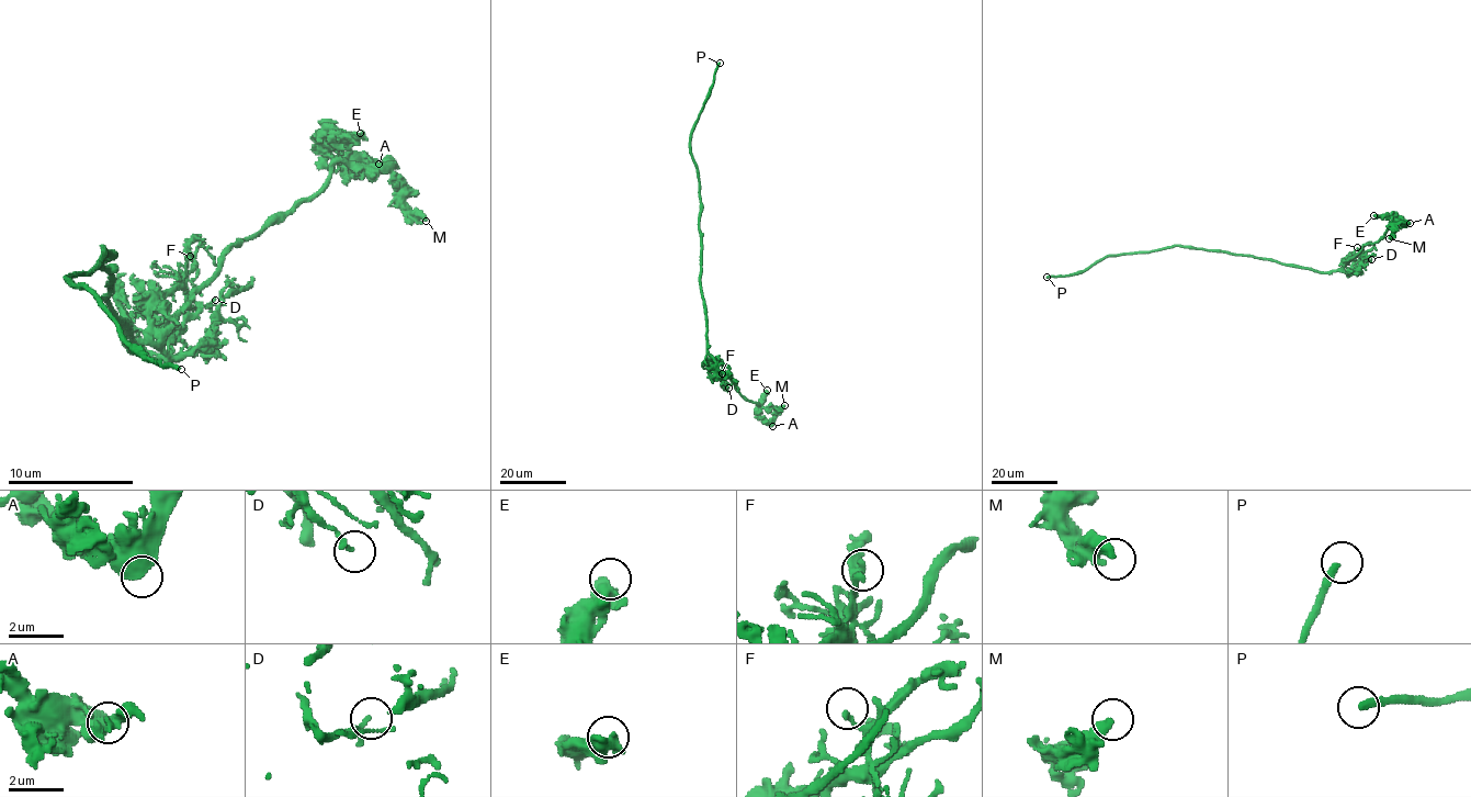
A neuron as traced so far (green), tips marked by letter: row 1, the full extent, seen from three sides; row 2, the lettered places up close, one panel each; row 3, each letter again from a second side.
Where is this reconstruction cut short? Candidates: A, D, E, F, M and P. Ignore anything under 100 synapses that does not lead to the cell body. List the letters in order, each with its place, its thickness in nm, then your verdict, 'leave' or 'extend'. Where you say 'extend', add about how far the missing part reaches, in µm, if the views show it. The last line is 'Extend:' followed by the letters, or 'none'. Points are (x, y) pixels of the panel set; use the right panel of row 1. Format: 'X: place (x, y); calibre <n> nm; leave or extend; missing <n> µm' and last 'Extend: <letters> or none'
A: place (1410, 223); calibre 700 nm; leave
D: place (1371, 259); calibre 170 nm; leave
E: place (1373, 215); calibre 550 nm; leave
F: place (1357, 247); calibre 170 nm; leave
M: place (1389, 238); calibre 440 nm; leave
P: place (1047, 277); calibre 280 nm; extend; missing 30 µm
Extend: P

